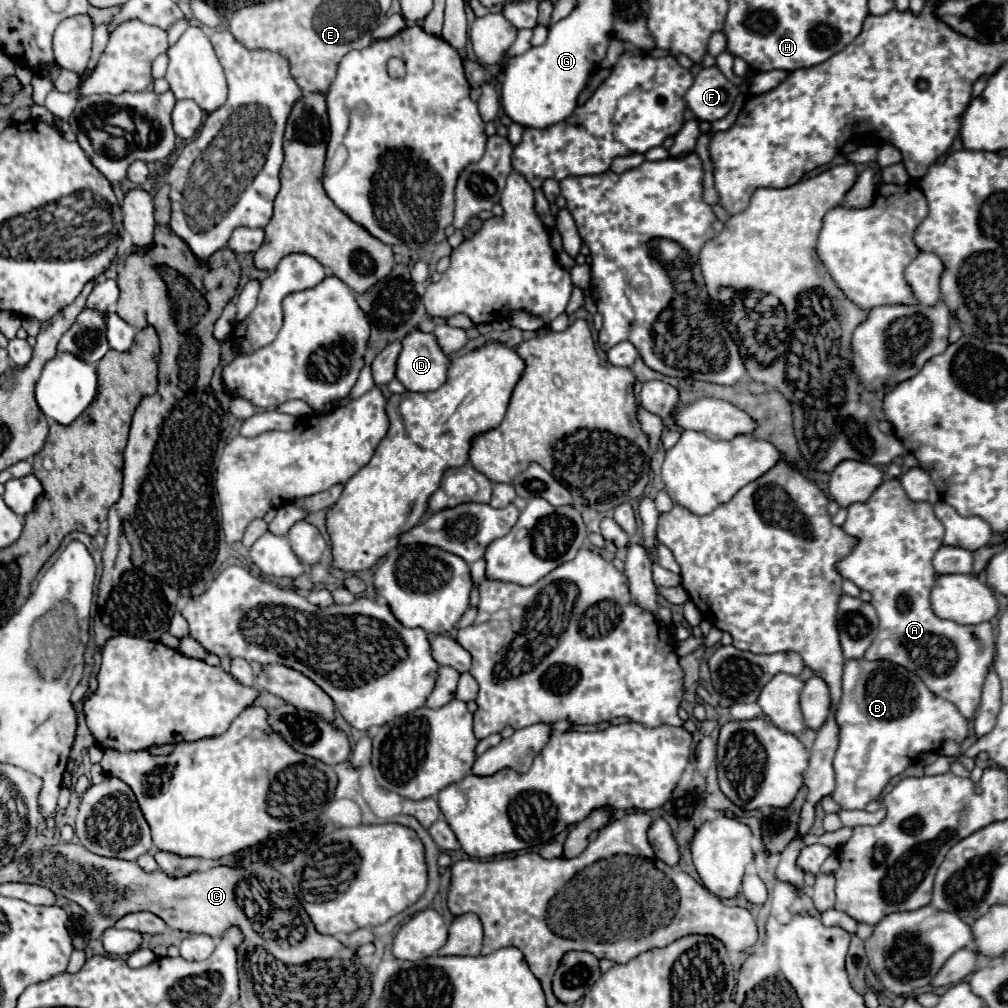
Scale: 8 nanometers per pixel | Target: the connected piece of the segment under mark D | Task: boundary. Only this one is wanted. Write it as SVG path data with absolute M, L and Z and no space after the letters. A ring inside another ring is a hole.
M414 329L402 343L404 349L396 363L396 377L408 391L436 391L446 381L450 365L450 359L440 351L436 337Z

